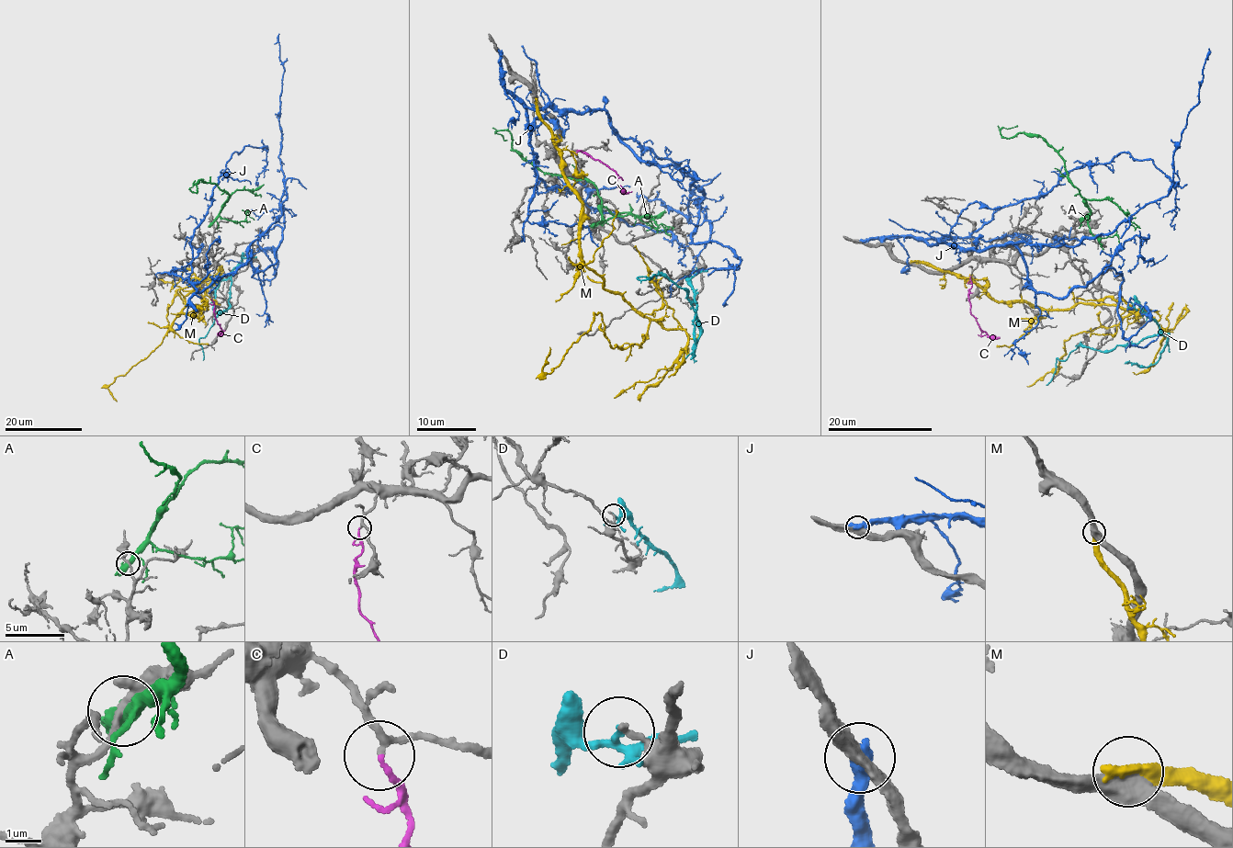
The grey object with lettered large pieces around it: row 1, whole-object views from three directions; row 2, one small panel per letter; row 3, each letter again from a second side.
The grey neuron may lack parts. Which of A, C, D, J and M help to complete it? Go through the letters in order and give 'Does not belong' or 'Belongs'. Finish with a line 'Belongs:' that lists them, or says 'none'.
A: Does not belong
C: Belongs
D: Does not belong
J: Does not belong
M: Does not belong
Belongs: C

